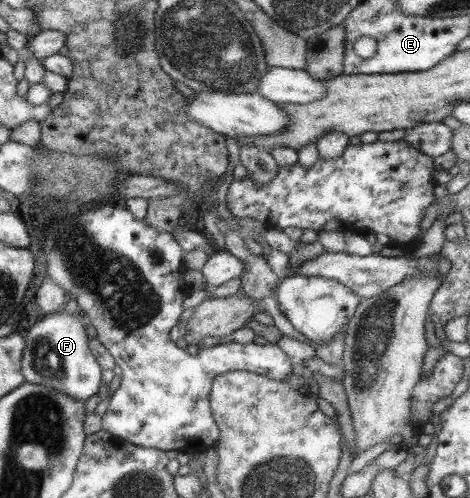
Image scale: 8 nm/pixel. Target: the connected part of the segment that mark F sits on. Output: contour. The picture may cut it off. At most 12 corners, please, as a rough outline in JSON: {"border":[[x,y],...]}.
{"border":[[82,315],[41,316],[26,332],[25,382],[85,401],[101,368]]}

